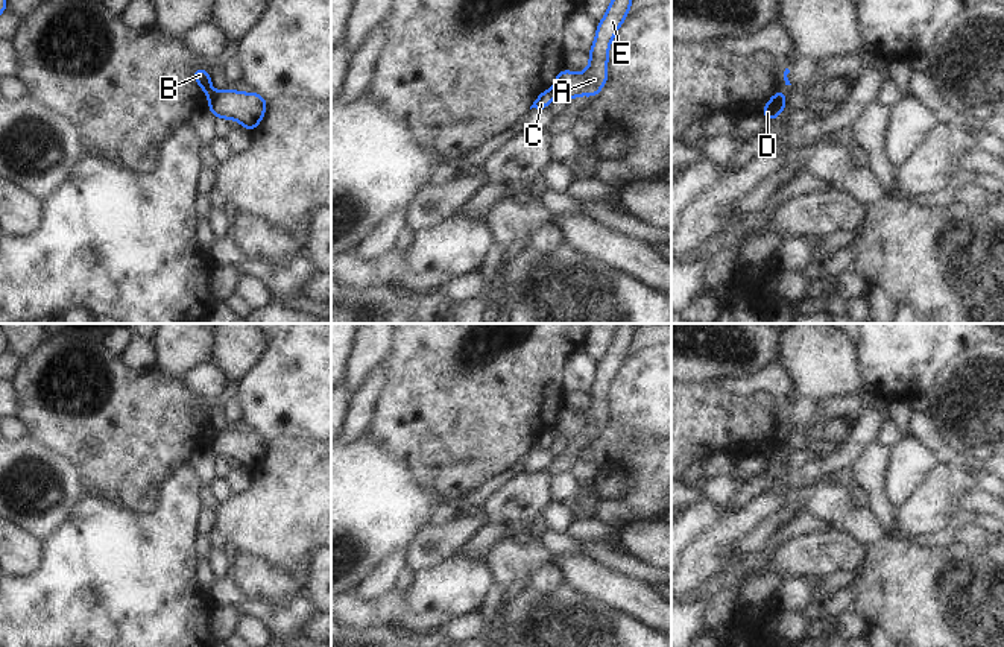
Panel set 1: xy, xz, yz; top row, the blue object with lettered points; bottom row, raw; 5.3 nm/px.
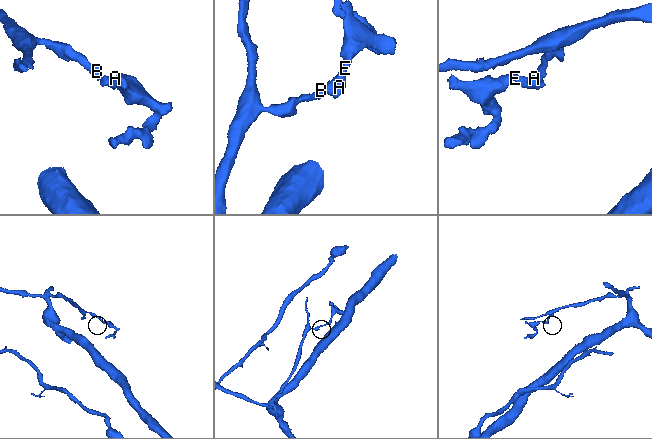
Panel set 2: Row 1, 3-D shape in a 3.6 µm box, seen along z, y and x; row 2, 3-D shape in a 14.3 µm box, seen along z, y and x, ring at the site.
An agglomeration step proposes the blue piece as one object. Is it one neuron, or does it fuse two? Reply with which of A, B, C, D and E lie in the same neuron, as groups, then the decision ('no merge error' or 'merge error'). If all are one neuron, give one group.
A D E / B C; merge error

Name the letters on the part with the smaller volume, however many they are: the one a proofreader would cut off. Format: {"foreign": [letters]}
{"foreign": ["A", "D", "E"]}

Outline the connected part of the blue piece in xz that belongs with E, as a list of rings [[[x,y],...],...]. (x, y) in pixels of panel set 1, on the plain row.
[[[618,324],[612,343],[609,345],[603,360],[597,363],[597,375],[591,390],[588,392],[591,401],[589,407],[582,413],[573,413],[567,409],[557,413],[553,425],[556,434],[573,440],[580,434],[589,439],[595,437],[608,419],[608,395],[609,384],[614,380],[618,368],[629,355],[629,348],[633,340],[633,331],[638,324]]]

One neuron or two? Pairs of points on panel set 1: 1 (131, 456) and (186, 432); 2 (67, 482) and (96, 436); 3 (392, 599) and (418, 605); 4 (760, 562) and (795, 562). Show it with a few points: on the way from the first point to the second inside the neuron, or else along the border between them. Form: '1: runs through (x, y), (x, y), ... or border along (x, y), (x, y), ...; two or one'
1: runs through (145, 442), (152, 435), (172, 435); one
2: border along (46, 447), (59, 454), (76, 471), (85, 494); two
3: runs through (398, 605), (412, 605); one
4: border along (775, 553), (761, 573); two

